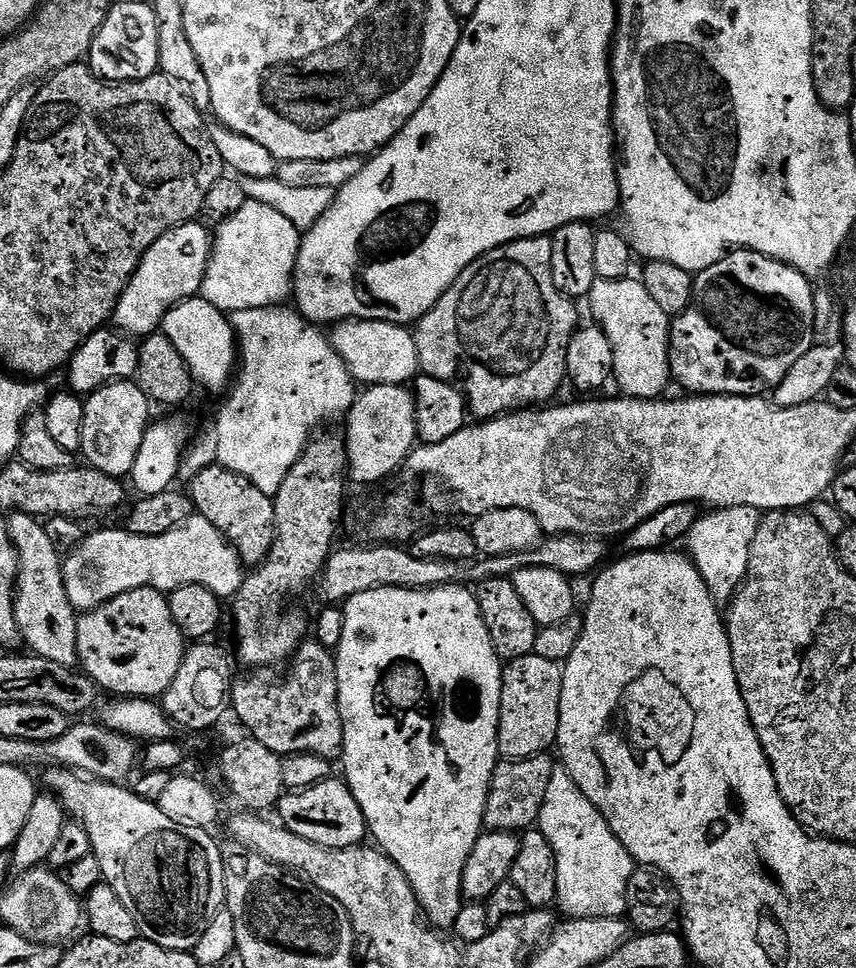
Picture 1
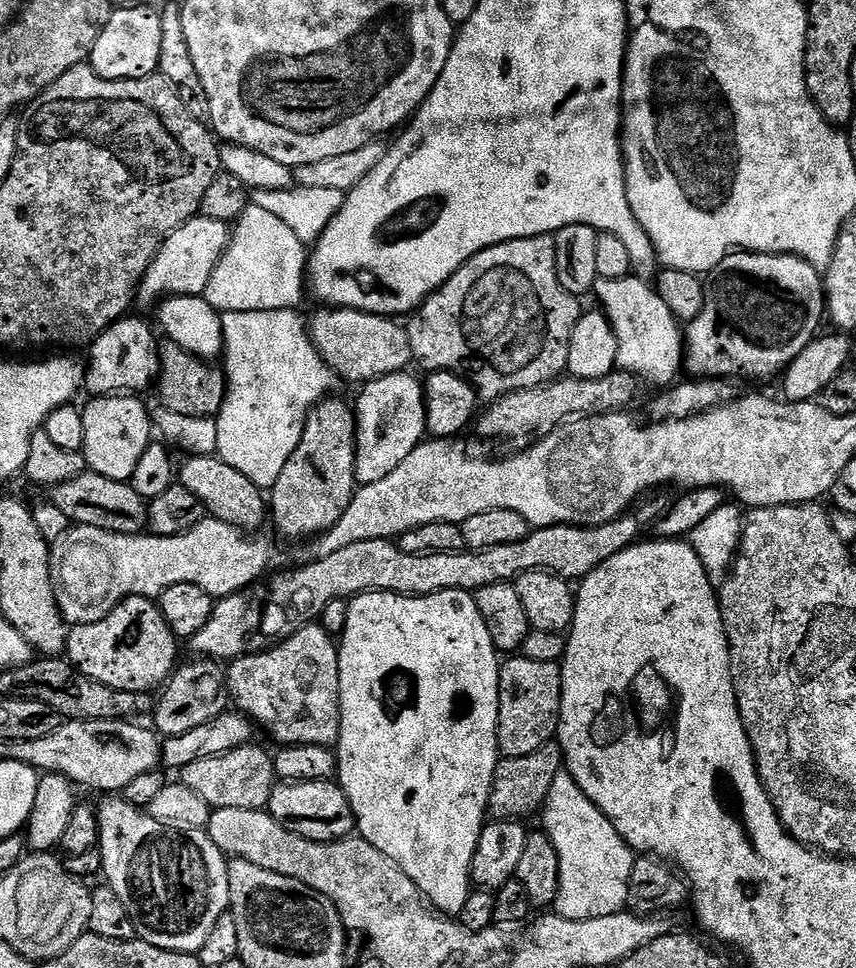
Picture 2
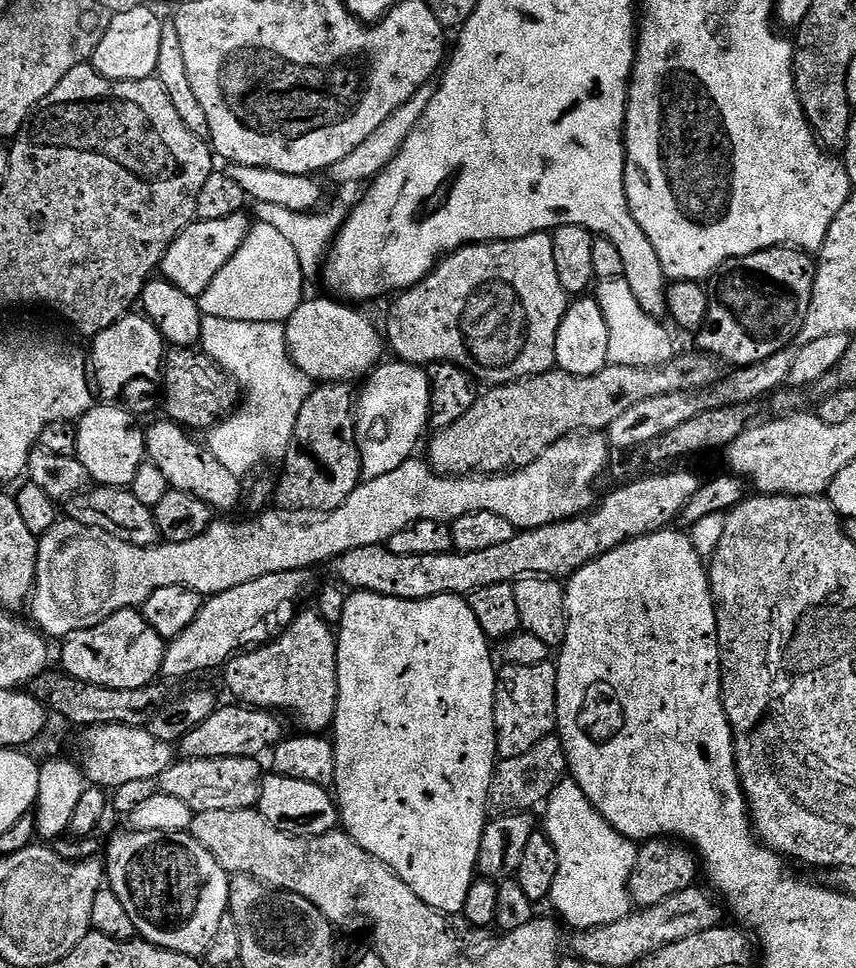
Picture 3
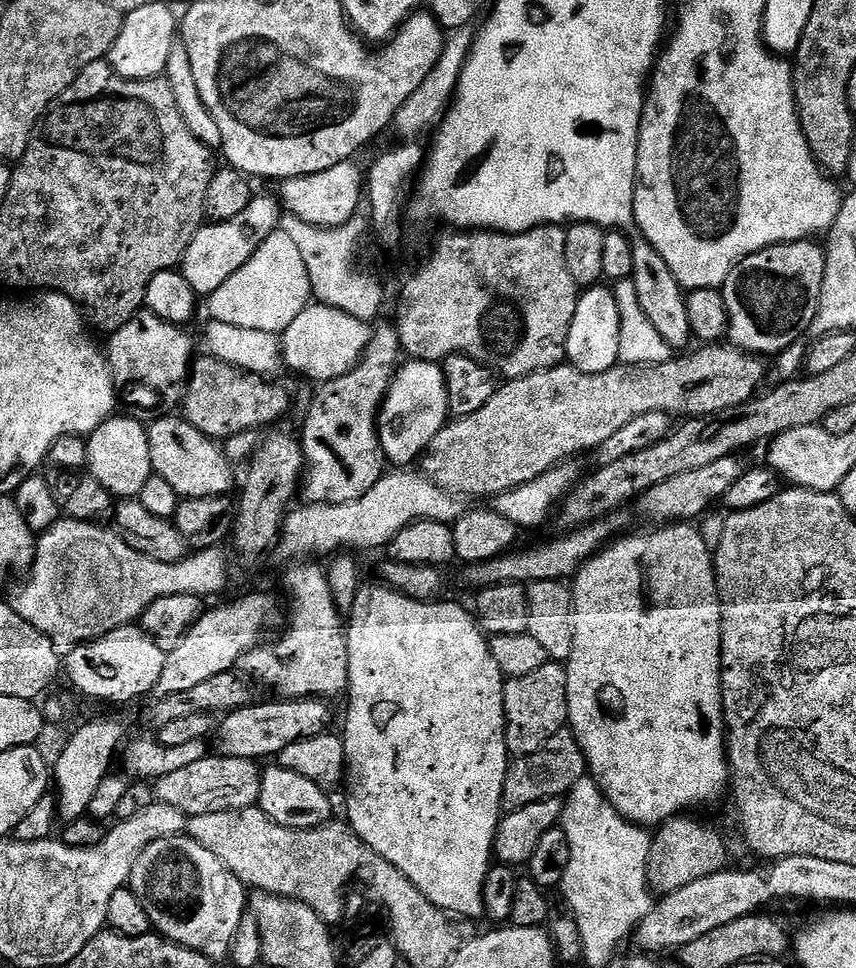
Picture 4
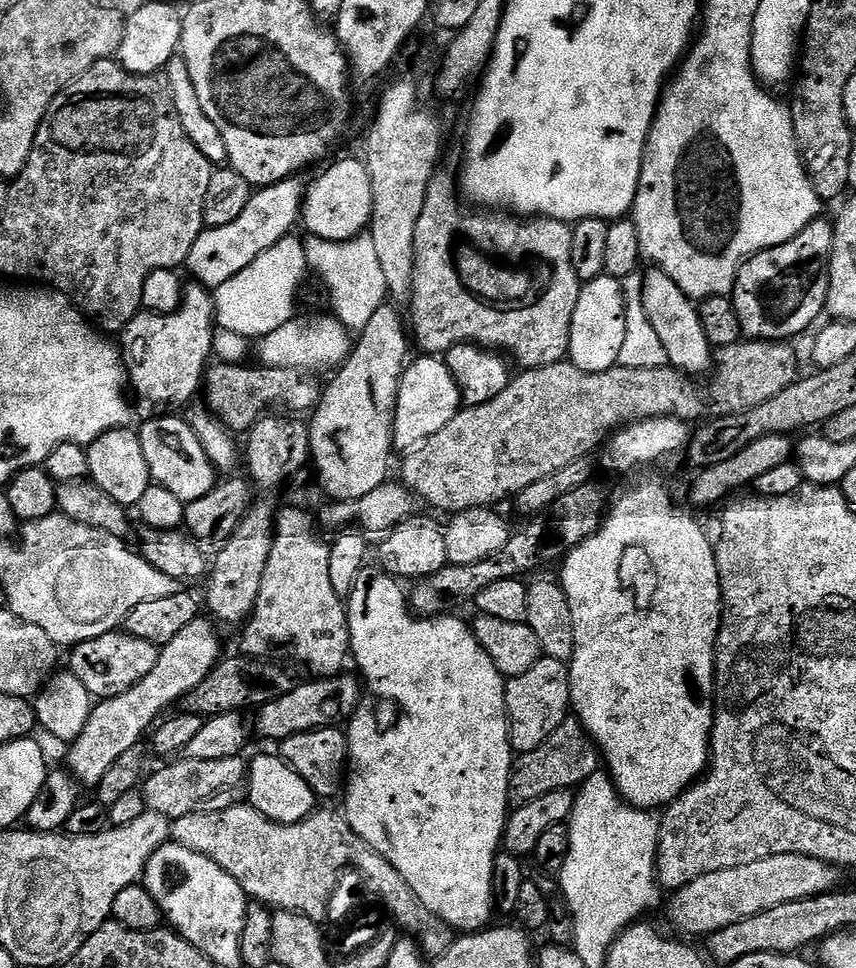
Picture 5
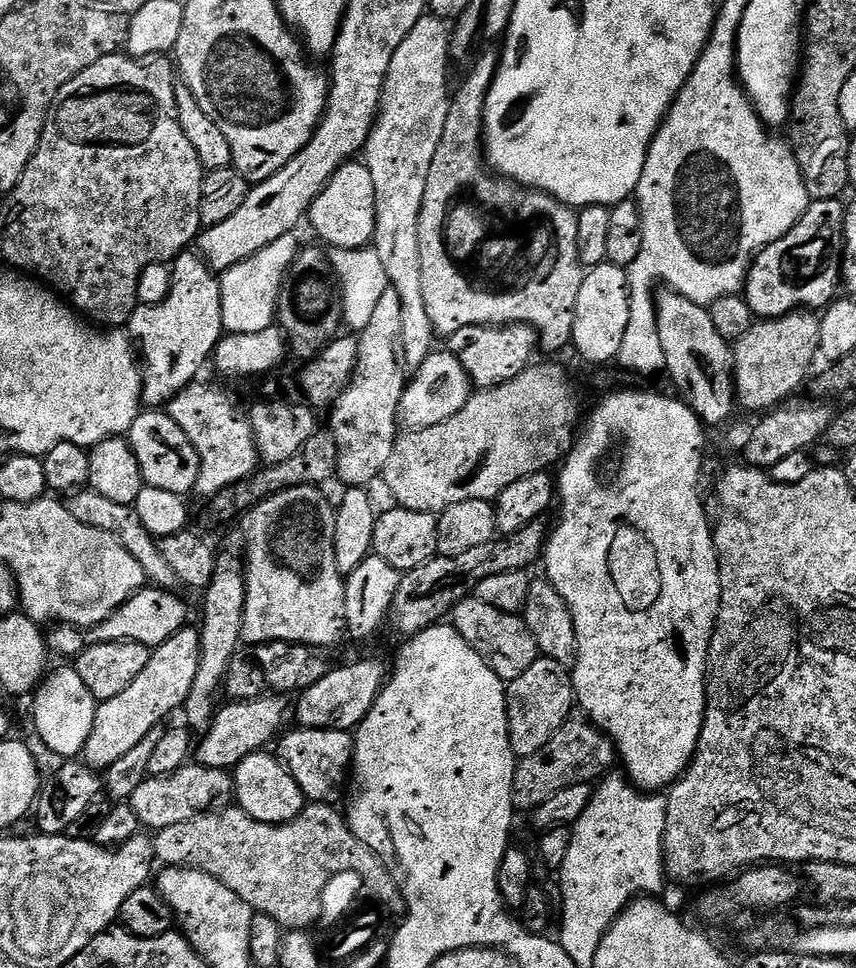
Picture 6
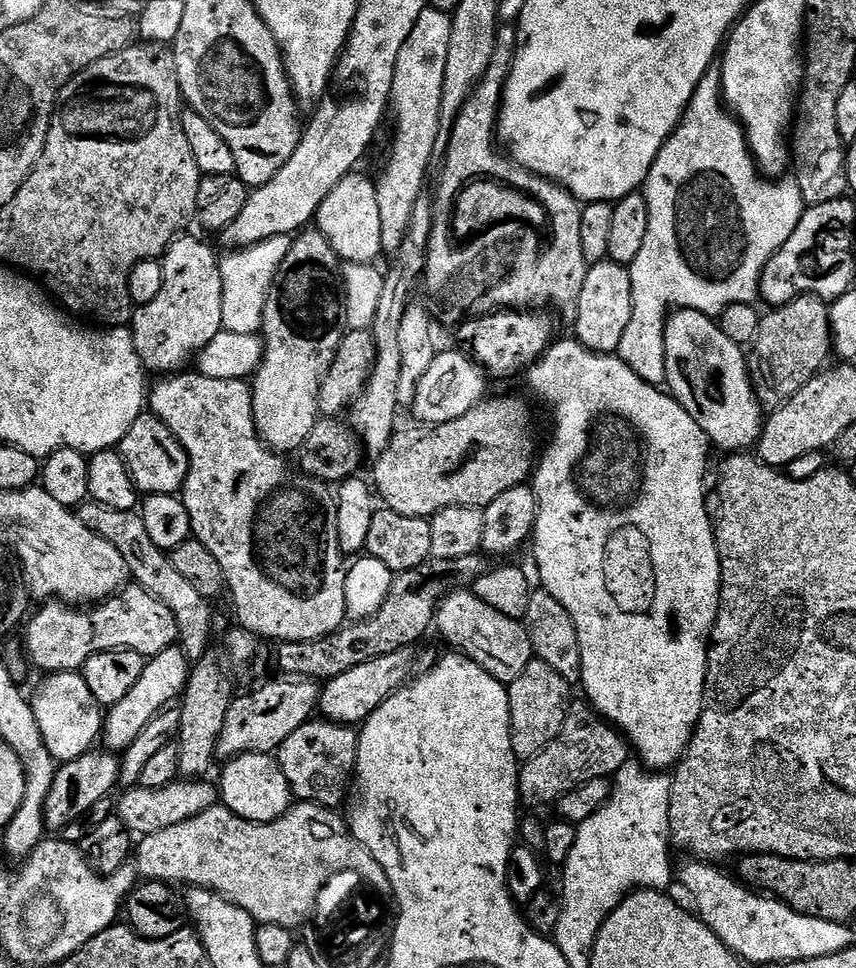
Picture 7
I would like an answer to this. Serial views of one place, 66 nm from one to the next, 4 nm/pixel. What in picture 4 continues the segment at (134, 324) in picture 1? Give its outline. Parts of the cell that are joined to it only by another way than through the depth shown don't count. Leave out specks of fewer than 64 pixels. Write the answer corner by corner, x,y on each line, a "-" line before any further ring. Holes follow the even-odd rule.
253,195
250,206
238,214
238,218
208,222
201,226
194,234
190,246
184,252
182,271
186,282
195,290
197,297
207,298
230,278
230,274
247,262
252,255
266,242
270,233
277,231
281,223
282,208
277,197

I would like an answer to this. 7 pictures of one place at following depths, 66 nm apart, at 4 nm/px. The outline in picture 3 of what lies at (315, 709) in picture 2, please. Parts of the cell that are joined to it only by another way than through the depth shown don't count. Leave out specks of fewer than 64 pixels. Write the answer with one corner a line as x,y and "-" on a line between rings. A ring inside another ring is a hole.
301,611
296,621
284,631
284,635
263,646
241,651
222,668
224,680
229,690
236,695
233,697
237,701
250,704
253,708
266,708
277,714
289,712
308,734
324,734
335,725
336,703
340,697
338,636
333,625
319,611
316,612

